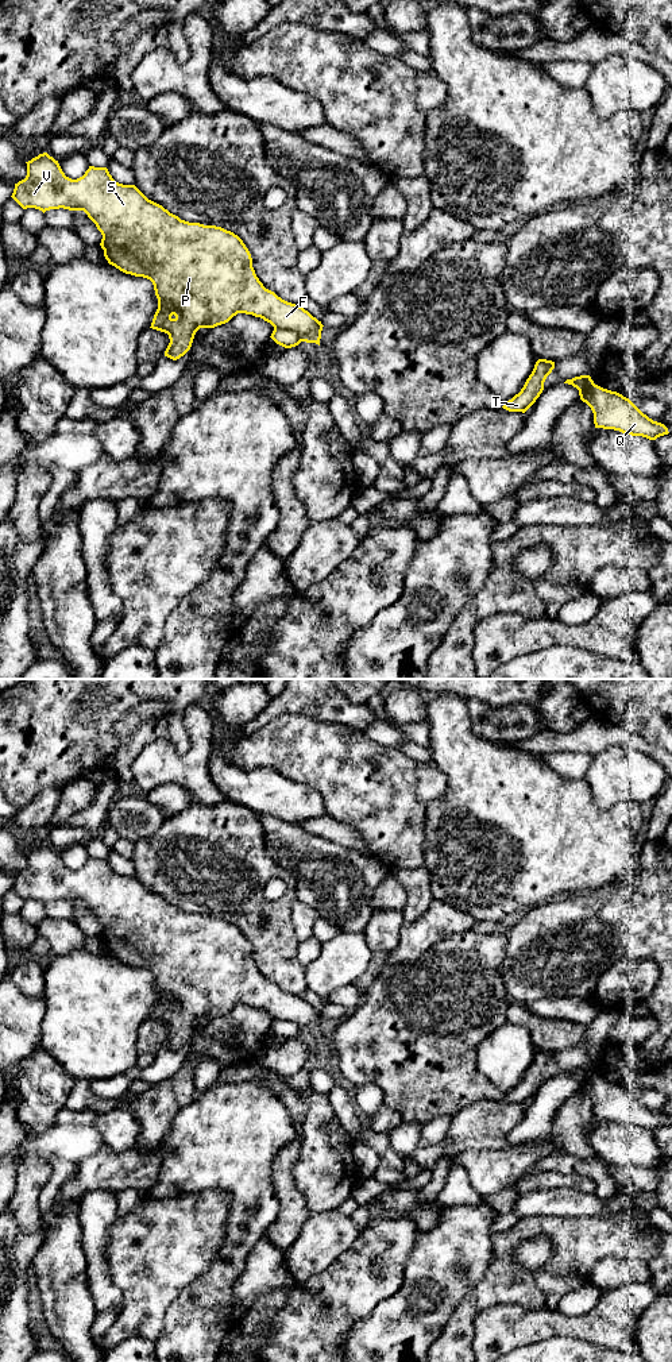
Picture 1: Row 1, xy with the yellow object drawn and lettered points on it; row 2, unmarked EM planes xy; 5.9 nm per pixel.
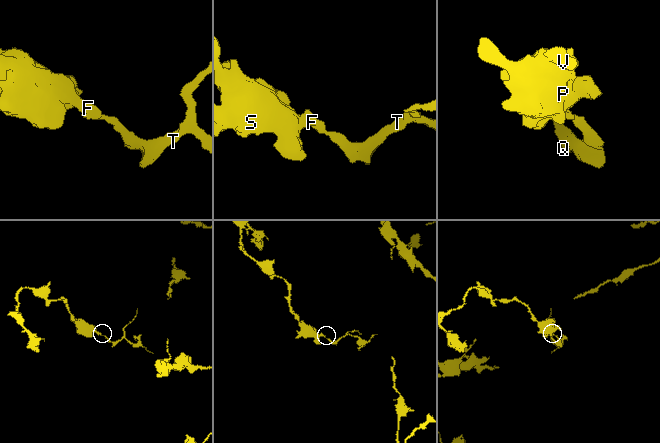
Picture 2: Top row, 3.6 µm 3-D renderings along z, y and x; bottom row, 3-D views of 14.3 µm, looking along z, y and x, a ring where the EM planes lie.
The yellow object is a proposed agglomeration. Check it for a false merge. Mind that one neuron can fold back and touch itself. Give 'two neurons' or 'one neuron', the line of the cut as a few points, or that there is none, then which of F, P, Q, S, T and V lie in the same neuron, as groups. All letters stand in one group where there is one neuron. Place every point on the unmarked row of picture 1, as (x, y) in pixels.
two neurons; cut in xy along (274, 1019), (289, 1019), (301, 1031); F P S V / Q T

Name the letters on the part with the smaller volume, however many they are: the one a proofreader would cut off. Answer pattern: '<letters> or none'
Q, T

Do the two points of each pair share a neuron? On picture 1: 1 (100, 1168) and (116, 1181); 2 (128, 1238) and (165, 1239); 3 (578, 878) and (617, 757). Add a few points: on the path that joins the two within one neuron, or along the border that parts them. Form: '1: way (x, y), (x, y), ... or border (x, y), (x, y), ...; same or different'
1: way (104, 1170), (112, 1177); same
2: way (138, 1237), (142, 1239), (155, 1239); same
3: border (586, 780), (593, 801), (601, 809), (632, 802); different

